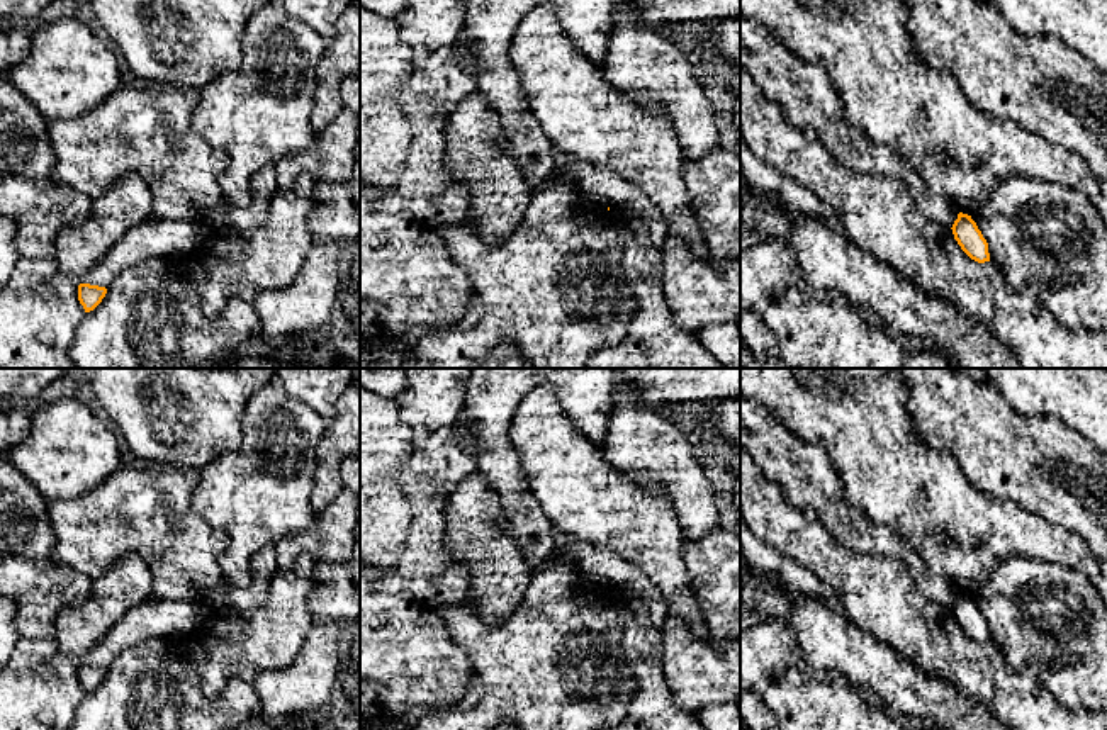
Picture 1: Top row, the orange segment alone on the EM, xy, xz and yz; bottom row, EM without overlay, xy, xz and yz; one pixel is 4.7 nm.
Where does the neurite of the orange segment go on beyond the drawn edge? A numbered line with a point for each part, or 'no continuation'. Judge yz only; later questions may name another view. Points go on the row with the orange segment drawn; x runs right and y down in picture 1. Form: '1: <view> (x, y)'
no continuation

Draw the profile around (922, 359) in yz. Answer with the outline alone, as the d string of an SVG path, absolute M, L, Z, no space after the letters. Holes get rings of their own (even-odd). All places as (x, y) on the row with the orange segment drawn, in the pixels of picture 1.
M927 346L905 355L900 368L949 368L951 360Z

